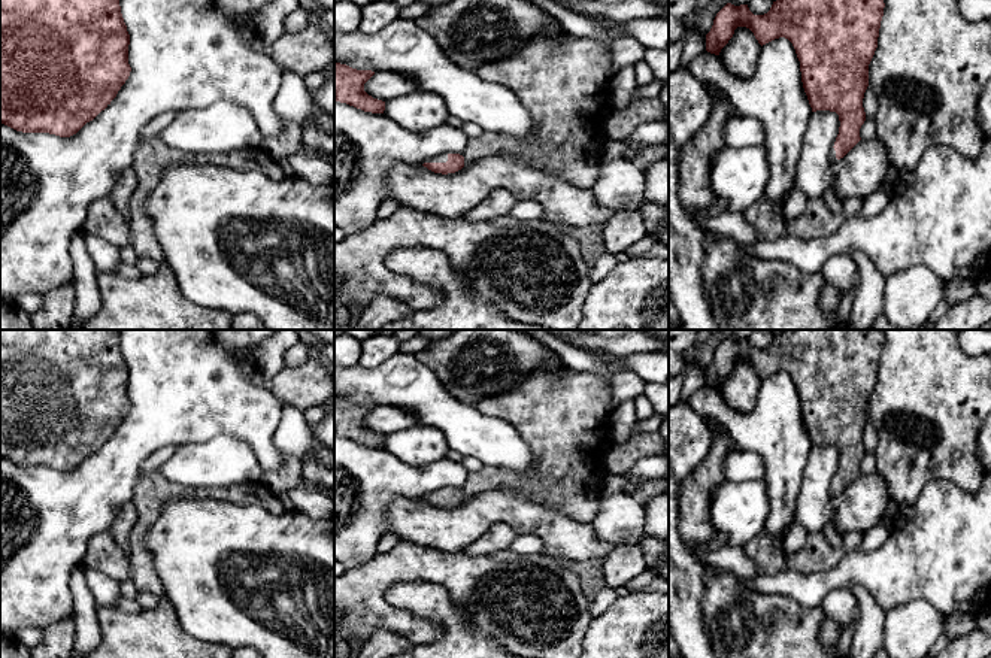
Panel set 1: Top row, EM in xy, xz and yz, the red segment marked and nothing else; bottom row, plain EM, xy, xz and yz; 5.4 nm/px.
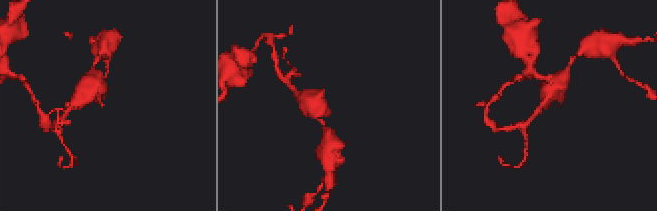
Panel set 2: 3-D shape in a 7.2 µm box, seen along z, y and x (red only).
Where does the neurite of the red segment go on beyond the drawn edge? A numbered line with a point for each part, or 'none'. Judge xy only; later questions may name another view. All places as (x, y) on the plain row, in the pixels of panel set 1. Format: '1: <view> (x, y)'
none

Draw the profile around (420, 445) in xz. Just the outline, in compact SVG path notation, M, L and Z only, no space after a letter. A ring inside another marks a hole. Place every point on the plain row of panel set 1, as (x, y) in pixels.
M422 424L385 436L384 449L406 464L431 464L446 458L449 445L445 434Z

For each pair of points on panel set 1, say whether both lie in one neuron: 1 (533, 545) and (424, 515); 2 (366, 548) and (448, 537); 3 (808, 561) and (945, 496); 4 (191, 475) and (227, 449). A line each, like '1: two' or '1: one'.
1: two
2: two
3: two
4: one

